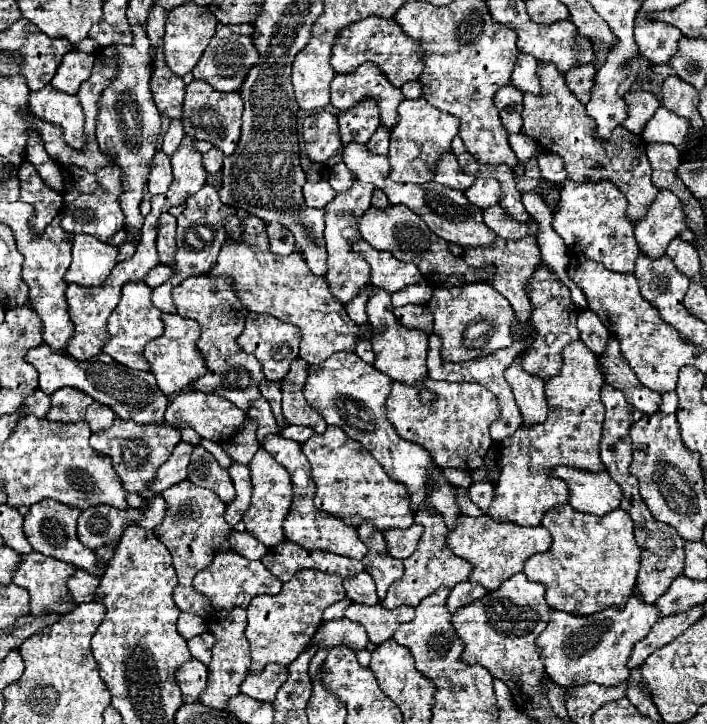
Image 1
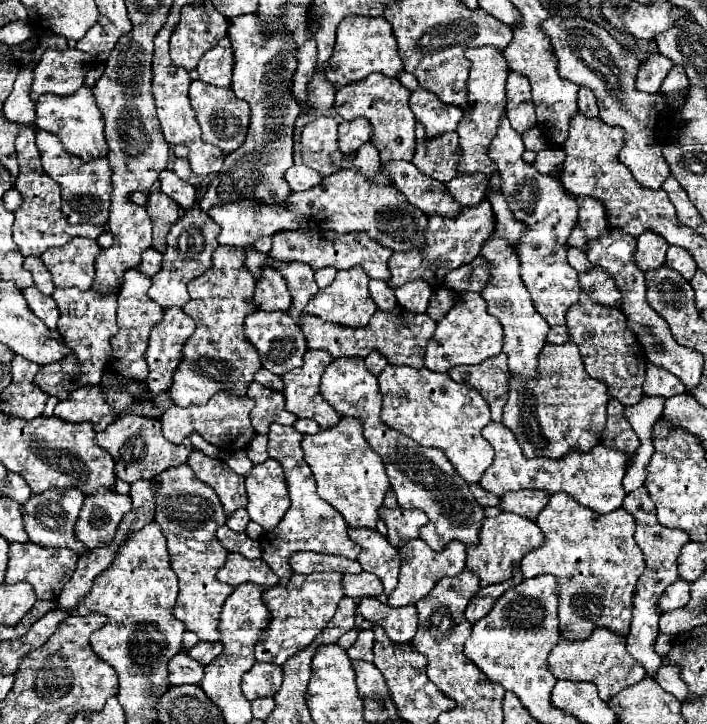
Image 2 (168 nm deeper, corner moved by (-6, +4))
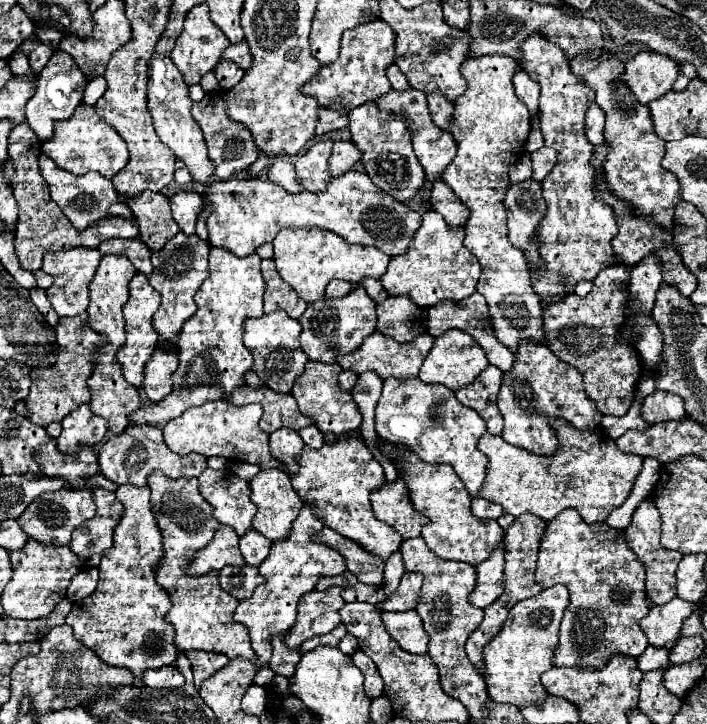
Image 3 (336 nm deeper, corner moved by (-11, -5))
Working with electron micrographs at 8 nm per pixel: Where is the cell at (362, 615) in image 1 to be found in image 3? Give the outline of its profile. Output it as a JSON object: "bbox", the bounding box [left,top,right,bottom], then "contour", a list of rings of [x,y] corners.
{"bbox":[381,610,429,654],"contour":[[[407,610],[407,612],[399,612],[399,614],[383,612],[381,618],[383,618],[383,624],[385,624],[389,636],[405,652],[411,652],[411,654],[425,654],[427,652],[429,636],[423,630],[423,622],[415,610]]]}

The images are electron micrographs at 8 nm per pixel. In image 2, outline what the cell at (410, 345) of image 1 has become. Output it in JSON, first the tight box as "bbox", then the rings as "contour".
{"bbox":[370,281,396,311],"contour":[[[372,281],[370,283],[370,295],[380,311],[392,311],[396,309],[396,297],[394,289],[384,281]]]}

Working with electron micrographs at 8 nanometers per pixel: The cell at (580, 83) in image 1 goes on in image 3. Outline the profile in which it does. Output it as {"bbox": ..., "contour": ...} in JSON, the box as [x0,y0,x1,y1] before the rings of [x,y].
{"bbox":[585,104,605,146],"contour":[[[591,104],[585,118],[585,136],[593,146],[603,144],[603,124],[605,124],[603,110],[597,104]]]}

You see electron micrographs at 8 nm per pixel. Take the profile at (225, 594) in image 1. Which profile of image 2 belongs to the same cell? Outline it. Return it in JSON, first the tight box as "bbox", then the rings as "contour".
{"bbox":[218,553,280,589],"contour":[[[228,553],[226,565],[218,571],[218,579],[232,587],[238,587],[242,583],[254,583],[258,587],[270,589],[280,583],[278,575],[268,567],[266,561],[246,559],[238,553]]]}

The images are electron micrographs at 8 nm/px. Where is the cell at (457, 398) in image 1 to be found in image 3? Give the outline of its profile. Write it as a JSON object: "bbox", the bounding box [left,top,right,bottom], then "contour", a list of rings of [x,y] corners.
{"bbox":[375,378,487,496],"contour":[[[387,378],[375,412],[375,432],[385,442],[413,450],[423,462],[451,464],[471,496],[483,484],[487,458],[477,448],[477,442],[487,432],[487,426],[475,410],[459,404],[455,392],[441,384],[425,384],[419,378]]]}

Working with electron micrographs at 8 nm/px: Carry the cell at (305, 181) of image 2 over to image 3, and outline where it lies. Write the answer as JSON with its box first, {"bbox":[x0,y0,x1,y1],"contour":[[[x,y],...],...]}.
{"bbox":[267,158,301,192],"contour":[[[275,158],[271,162],[271,166],[267,168],[267,176],[271,182],[275,184],[281,184],[287,192],[301,192],[297,180],[295,180],[295,170],[293,170],[293,164],[287,162],[287,160],[281,160],[281,158]]]}

